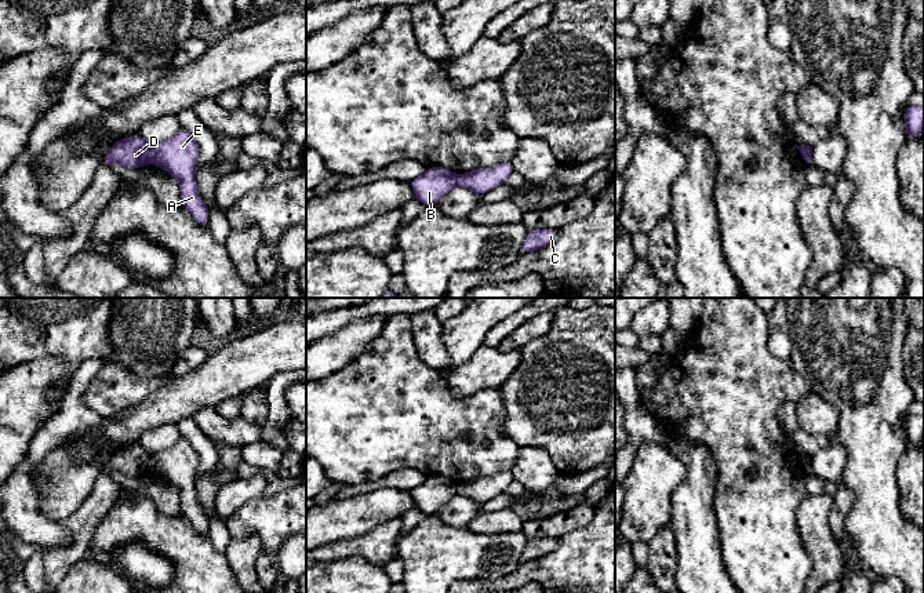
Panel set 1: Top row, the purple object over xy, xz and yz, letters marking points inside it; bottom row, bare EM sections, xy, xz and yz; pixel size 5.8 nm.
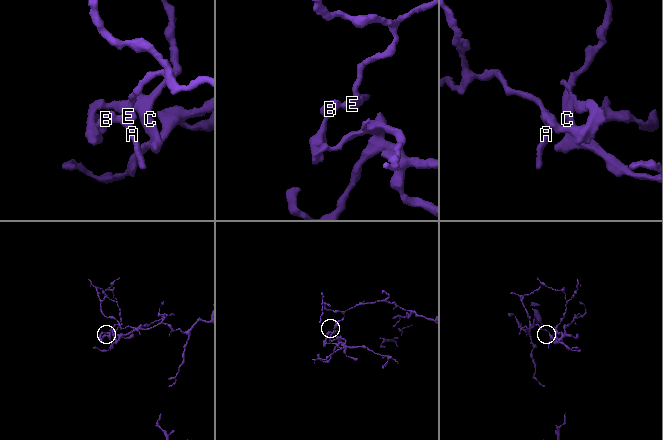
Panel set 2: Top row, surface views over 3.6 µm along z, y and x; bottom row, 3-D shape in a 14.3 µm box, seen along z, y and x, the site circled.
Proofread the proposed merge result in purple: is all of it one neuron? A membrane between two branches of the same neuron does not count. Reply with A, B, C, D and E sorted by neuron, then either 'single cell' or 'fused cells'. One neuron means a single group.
A E / B C D | fused cells

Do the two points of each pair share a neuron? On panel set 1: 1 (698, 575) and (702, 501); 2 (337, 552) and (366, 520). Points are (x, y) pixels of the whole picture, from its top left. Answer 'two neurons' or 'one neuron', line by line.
1: one neuron
2: two neurons

